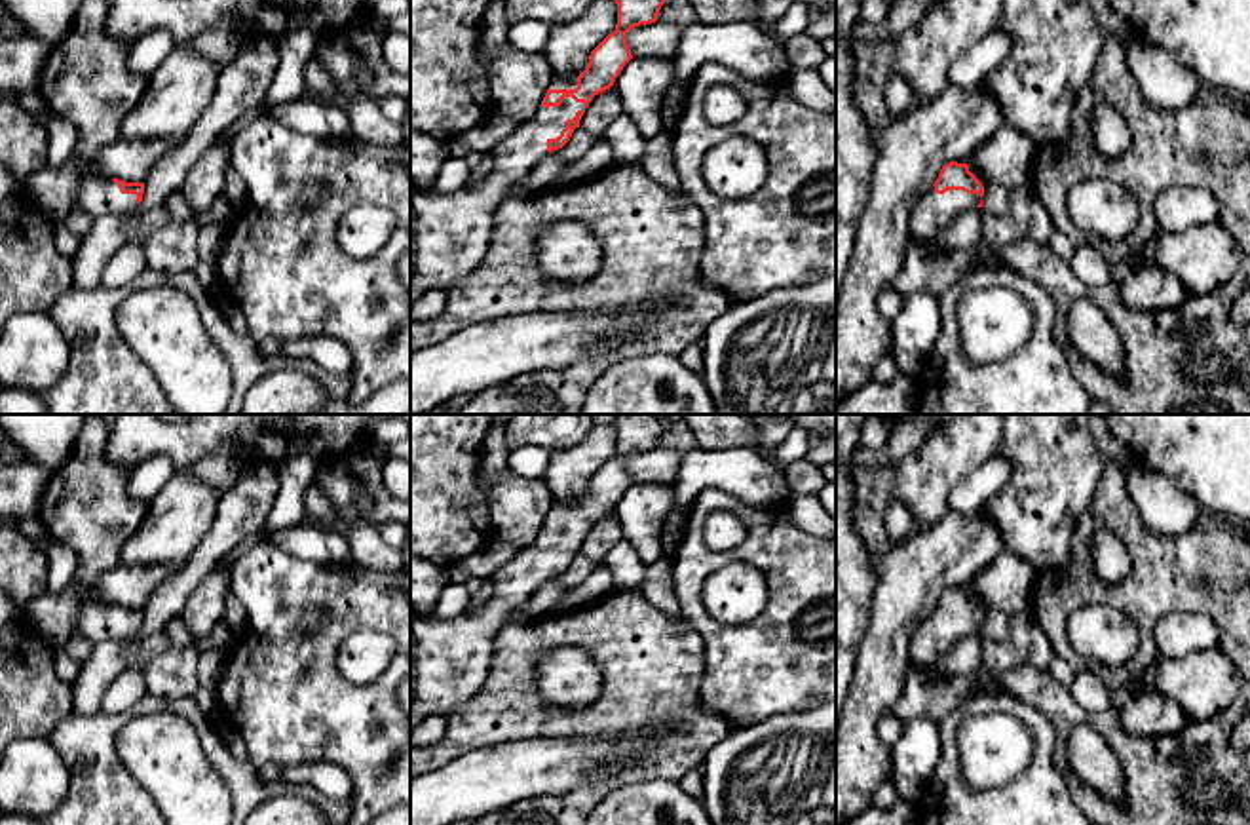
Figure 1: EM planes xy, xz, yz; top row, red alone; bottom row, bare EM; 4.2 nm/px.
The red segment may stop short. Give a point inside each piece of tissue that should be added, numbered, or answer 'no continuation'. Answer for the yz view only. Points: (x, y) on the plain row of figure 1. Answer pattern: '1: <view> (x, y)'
1: yz (933, 637)

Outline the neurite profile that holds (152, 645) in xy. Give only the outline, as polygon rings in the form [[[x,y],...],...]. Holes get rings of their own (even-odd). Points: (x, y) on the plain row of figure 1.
[[[163,625],[154,635],[148,635],[148,637],[141,639],[141,643],[139,643],[141,662],[139,662],[137,669],[142,673],[144,665],[150,660],[163,654],[169,648],[171,648],[171,639],[169,639],[167,629]]]

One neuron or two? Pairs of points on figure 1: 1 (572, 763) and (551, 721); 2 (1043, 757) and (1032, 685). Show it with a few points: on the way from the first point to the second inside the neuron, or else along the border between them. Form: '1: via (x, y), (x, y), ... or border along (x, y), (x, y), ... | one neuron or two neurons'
1: border along (513, 738), (605, 738) | two neurons
2: border along (1005, 692), (1032, 704), (1051, 723), (1053, 749) | two neurons

